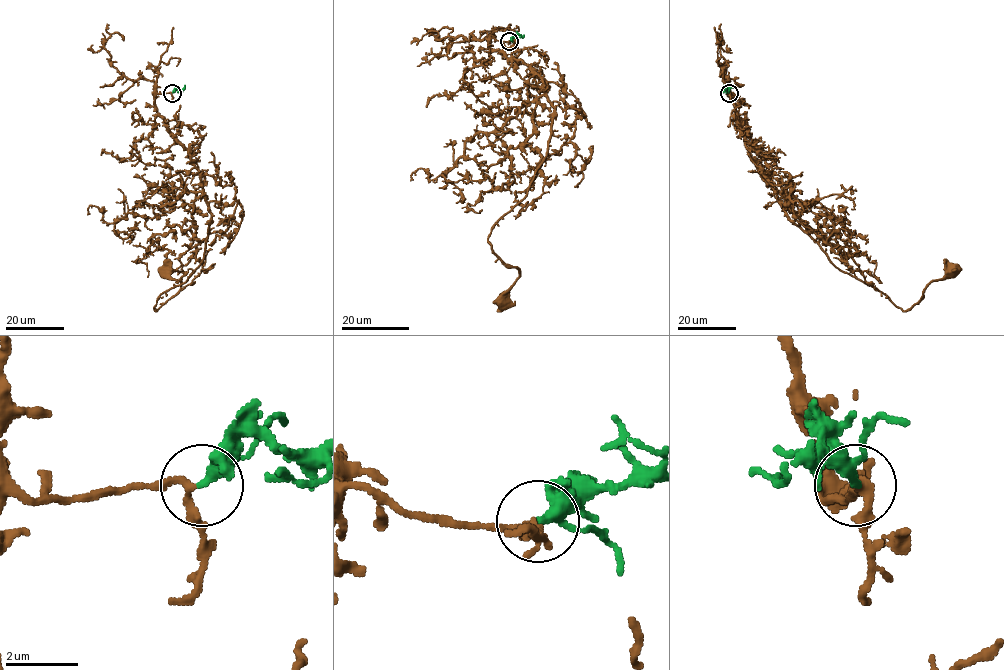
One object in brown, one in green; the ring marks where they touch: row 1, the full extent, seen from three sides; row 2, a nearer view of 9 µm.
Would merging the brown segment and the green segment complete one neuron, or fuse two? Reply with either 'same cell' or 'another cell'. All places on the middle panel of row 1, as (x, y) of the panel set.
same cell

